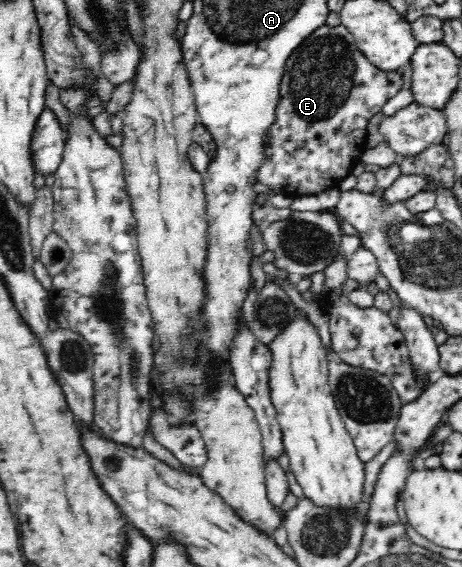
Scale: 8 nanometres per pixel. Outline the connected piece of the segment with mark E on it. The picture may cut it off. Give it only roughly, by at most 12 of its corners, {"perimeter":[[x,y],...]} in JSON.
{"perimeter":[[345,26],[285,62],[259,187],[339,189],[401,70]]}

